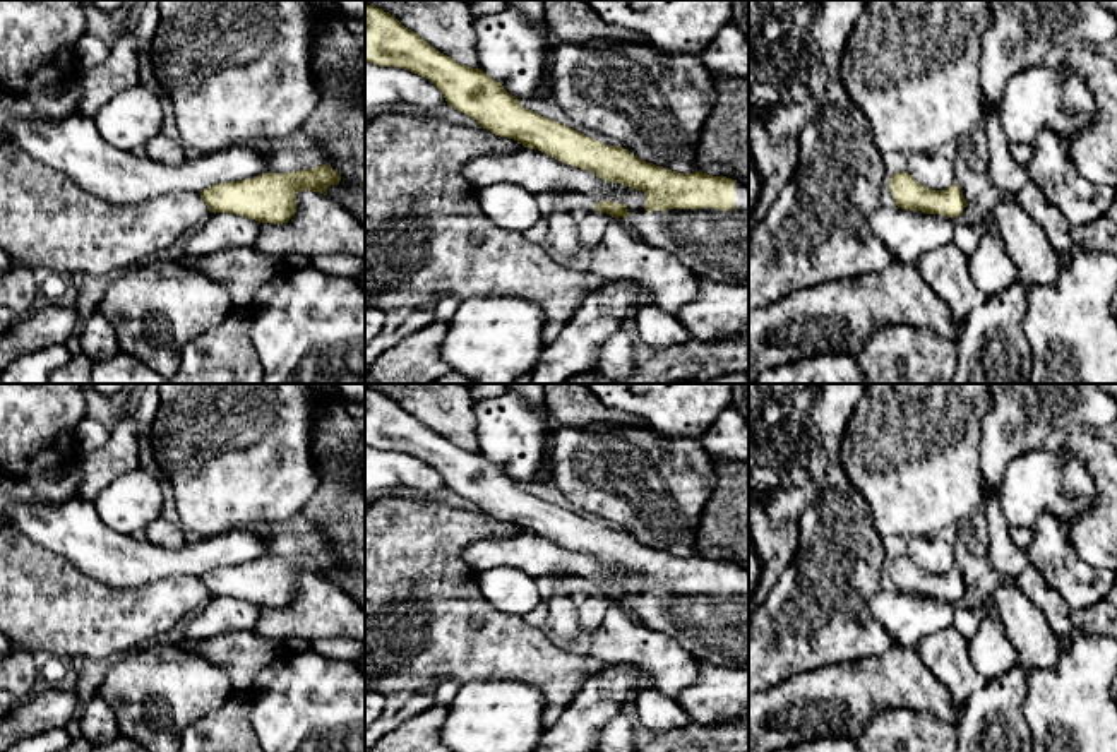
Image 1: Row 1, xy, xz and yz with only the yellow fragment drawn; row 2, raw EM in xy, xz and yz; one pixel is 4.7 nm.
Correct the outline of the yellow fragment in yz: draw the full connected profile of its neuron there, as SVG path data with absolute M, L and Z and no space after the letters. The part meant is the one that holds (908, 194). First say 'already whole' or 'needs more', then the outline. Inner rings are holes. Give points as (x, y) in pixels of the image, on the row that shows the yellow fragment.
already whole; M908 171L891 175L889 190L894 204L906 211L958 218L968 206L959 185L954 183L946 190L932 190L920 185Z

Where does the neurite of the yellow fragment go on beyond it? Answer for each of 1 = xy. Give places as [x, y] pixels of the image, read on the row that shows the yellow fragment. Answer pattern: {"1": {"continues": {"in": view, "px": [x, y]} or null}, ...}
{"1": {"continues": null}}

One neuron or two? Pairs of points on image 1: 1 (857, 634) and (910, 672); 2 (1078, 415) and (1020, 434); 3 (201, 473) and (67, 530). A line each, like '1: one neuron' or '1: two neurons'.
1: two neurons
2: one neuron
3: two neurons

